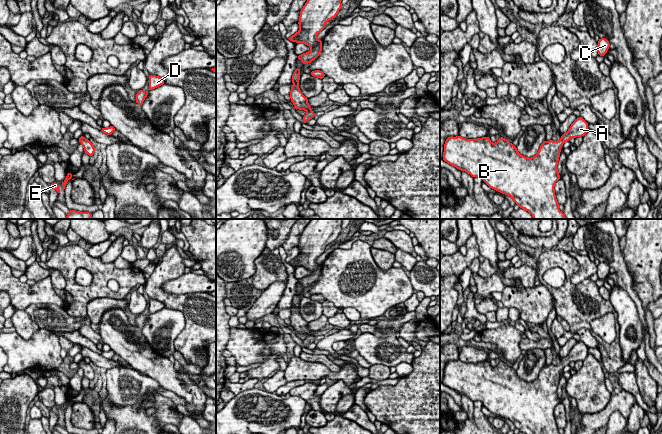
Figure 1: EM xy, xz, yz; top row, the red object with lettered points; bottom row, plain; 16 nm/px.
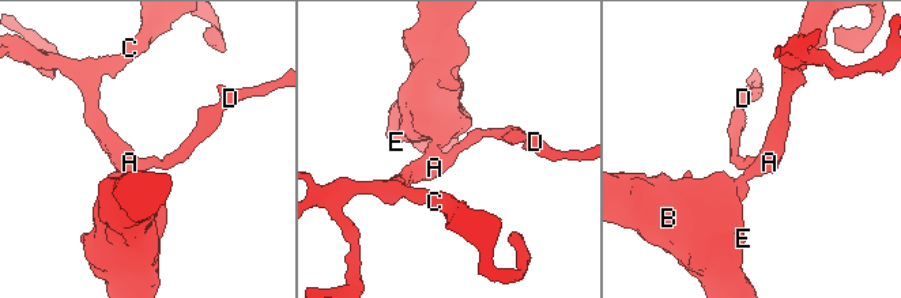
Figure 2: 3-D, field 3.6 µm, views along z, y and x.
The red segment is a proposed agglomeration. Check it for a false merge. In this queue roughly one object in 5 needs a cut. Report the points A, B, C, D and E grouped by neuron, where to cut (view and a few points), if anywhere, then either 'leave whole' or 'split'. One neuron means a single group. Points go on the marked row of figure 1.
groups A B C D E; cut none; leave whole

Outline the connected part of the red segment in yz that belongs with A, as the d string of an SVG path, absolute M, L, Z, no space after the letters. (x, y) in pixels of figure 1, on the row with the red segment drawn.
M579 116L571 124L569 130L562 134L558 141L544 140L538 153L532 158L520 155L516 146L503 137L500 137L496 143L492 143L488 136L478 139L465 139L461 136L451 136L445 141L442 159L457 169L466 171L473 178L481 177L490 188L499 191L502 194L509 195L514 200L515 204L517 204L520 208L527 210L534 219L566 219L565 214L559 210L559 204L554 190L555 183L560 179L560 175L557 170L560 151L566 141L579 136L583 137L587 131L588 123Z

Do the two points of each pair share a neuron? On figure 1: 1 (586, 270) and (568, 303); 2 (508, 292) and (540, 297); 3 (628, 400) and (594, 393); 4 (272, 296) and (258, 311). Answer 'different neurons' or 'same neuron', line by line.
1: different neurons
2: same neuron
3: different neurons
4: same neuron

